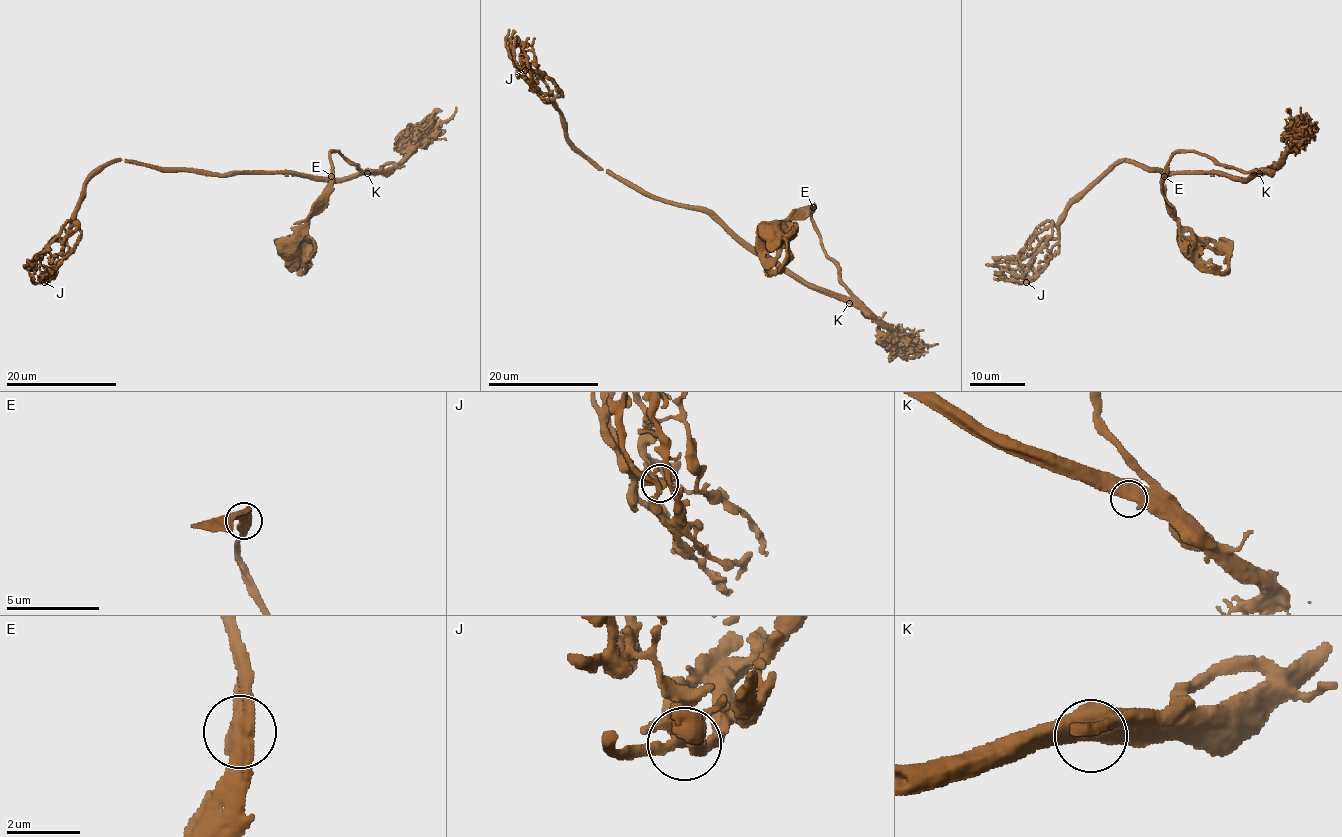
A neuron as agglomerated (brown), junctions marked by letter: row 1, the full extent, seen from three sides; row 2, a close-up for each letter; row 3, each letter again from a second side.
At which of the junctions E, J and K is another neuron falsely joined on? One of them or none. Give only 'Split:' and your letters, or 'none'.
Split: none

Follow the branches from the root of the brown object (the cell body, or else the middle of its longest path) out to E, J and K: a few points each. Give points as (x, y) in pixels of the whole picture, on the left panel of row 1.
E: (289, 247), (294, 230), (307, 216), (331, 176)
J: (289, 247), (330, 182), (332, 151), (370, 172), (317, 179), (113, 159), (86, 183), (44, 282)
K: (289, 247), (294, 230), (330, 182), (332, 151), (367, 173)

